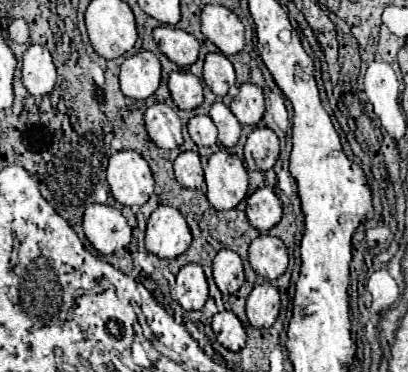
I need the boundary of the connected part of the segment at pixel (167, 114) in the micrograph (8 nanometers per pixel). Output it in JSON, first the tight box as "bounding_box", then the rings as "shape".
{"bounding_box":[144,103,182,149],"shape":[[[154,103],[144,113],[148,137],[162,149],[176,149],[182,145],[182,125],[174,109],[166,103]]]}

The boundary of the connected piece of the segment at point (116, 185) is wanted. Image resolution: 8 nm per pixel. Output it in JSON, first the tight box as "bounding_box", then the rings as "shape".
{"bounding_box":[106,151,154,205],"shape":[[[118,151],[110,157],[106,181],[114,199],[122,205],[144,205],[154,193],[154,177],[142,155]]]}

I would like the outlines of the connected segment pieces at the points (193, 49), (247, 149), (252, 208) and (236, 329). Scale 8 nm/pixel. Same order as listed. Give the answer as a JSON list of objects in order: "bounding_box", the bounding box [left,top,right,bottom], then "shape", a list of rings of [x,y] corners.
[{"bounding_box":[152,27,200,67],"shape":[[[156,27],[152,31],[152,37],[158,45],[158,49],[176,65],[190,67],[198,59],[200,43],[190,33],[182,33],[182,29],[176,27]]]},{"bounding_box":[244,127,278,171],"shape":[[[254,127],[244,145],[244,161],[252,171],[268,171],[278,159],[278,137],[268,127]]]},{"bounding_box":[246,187,282,231],"shape":[[[270,187],[256,189],[246,201],[246,219],[258,231],[272,229],[282,217],[282,203]]]},{"bounding_box":[212,311,246,351],"shape":[[[222,311],[212,317],[212,331],[218,343],[230,351],[240,351],[246,345],[246,333],[240,319],[232,311]]]}]

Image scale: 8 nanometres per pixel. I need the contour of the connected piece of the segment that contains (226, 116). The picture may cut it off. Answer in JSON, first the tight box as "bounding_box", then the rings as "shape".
{"bounding_box":[210,101,242,147],"shape":[[[216,101],[210,109],[210,117],[218,129],[218,141],[224,147],[234,147],[240,139],[240,131],[242,125],[238,123],[238,119],[232,115],[232,111],[228,109],[228,105],[224,105],[222,101]]]}

